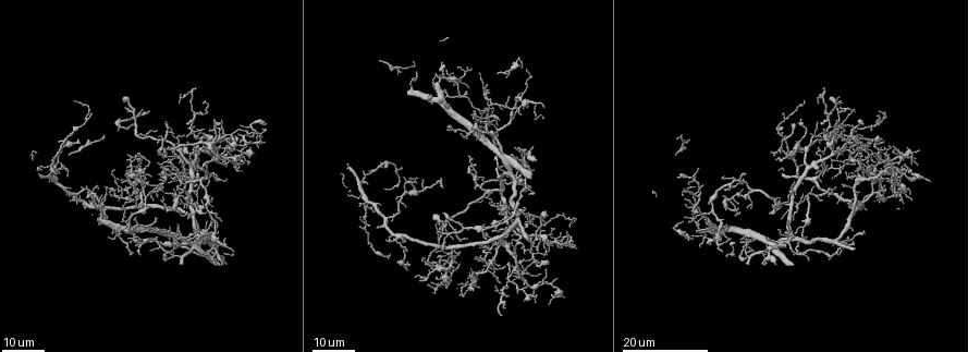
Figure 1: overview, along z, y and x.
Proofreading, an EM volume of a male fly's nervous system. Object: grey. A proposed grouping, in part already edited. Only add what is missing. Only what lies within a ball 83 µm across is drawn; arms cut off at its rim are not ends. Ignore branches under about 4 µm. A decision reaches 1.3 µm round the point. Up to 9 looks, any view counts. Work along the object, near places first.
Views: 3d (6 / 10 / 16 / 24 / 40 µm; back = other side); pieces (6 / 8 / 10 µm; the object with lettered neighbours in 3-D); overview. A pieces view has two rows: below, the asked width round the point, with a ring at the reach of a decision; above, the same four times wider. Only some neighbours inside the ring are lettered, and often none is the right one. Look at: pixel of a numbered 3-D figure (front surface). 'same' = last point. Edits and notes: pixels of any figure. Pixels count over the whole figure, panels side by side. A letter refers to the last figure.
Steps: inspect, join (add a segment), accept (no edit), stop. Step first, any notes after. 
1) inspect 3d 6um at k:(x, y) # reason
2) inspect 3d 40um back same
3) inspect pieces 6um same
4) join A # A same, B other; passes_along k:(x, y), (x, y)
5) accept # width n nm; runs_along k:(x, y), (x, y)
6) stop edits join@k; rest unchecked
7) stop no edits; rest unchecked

inspect 3d 16um at 1:(186, 141) # free end

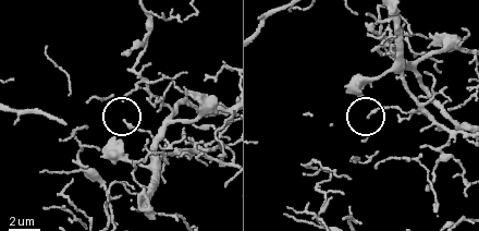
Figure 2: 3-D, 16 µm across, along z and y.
inspect pieces 8um at 2:(126, 119)

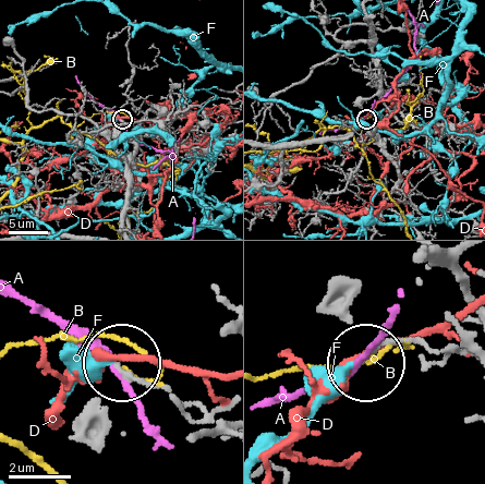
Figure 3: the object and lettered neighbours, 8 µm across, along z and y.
accept # A other, B other, D other, F other; no lettered segment goes on from it

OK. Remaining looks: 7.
inspect 3d 24um at 1:(157, 154) # tapers out

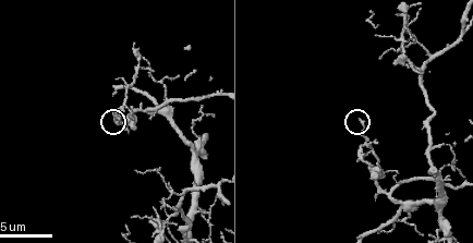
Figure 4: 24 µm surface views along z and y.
inspect pieces 10um at 4:(360, 120)

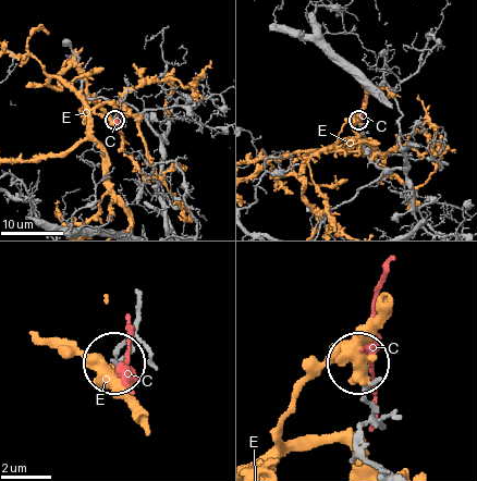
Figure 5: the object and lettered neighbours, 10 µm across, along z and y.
accept # C other, E other; none of them fits

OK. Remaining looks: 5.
inspect 3d 24um at 1:(707, 220) # thin end

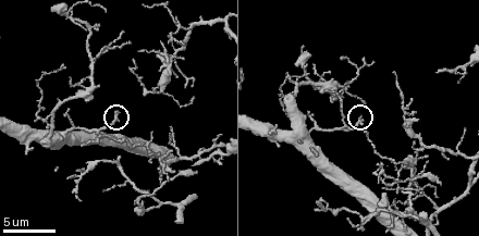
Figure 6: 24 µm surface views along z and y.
inspect pieces 6um at 6:(360, 115) # see the neighbours

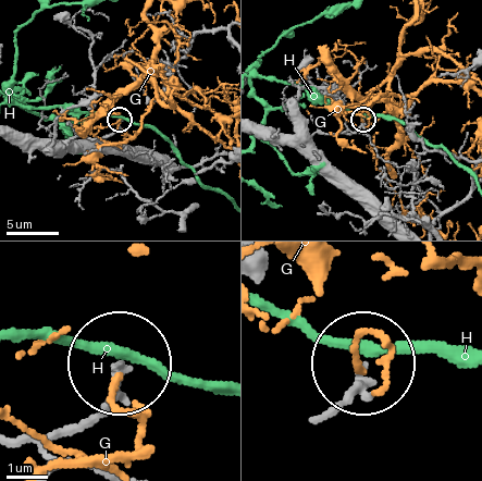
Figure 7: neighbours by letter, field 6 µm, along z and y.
accept # G other, H other; none of them fits

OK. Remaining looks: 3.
inspect 3d 6um at 4:(184, 47) # free end

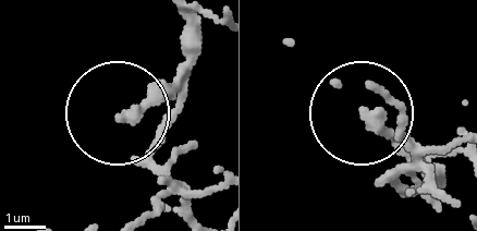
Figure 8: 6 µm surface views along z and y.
inspect pieces 8um at 8:(367, 113)

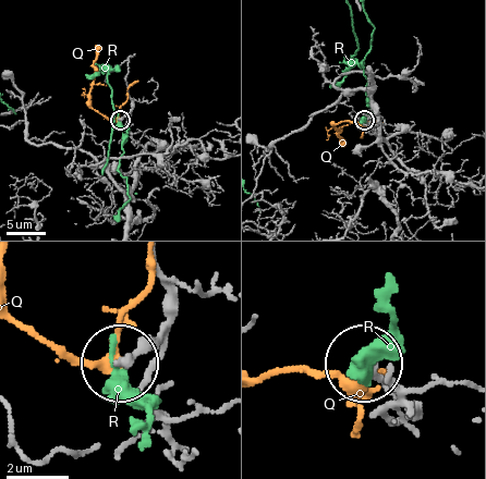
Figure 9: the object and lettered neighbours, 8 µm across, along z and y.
accept # width 310 nm; Q other, R other; none of them fits

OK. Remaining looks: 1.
stop no edits; rest unchecked

